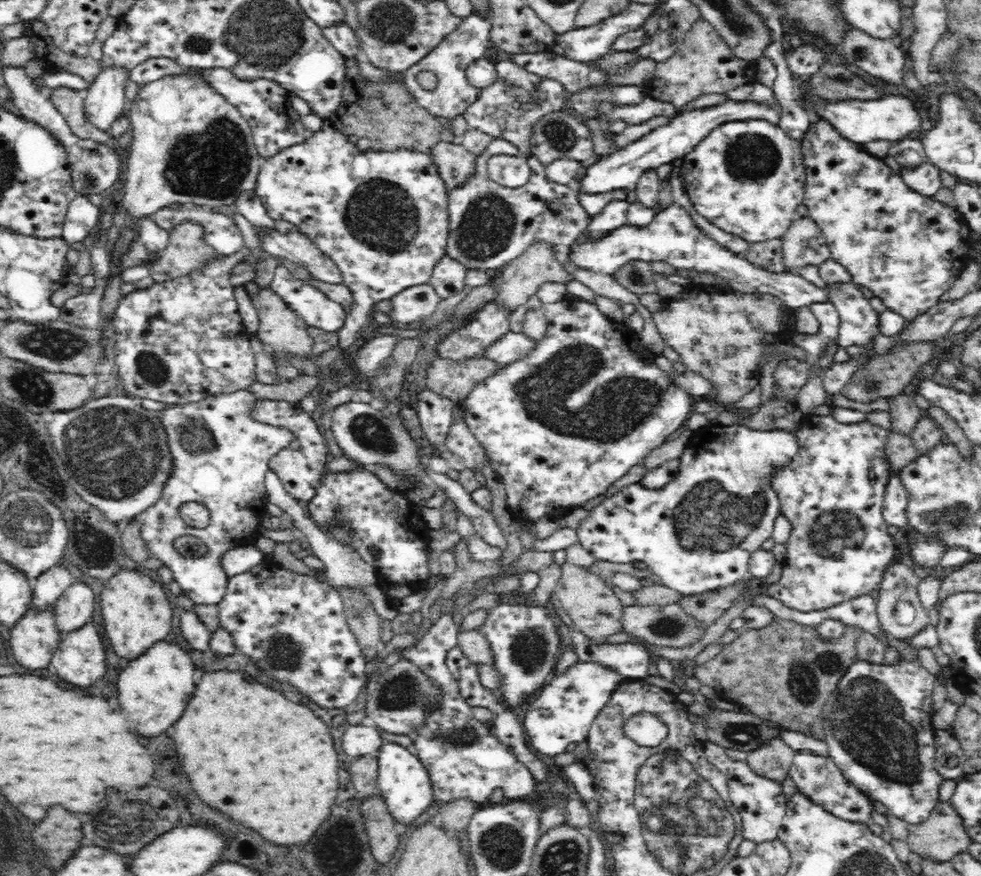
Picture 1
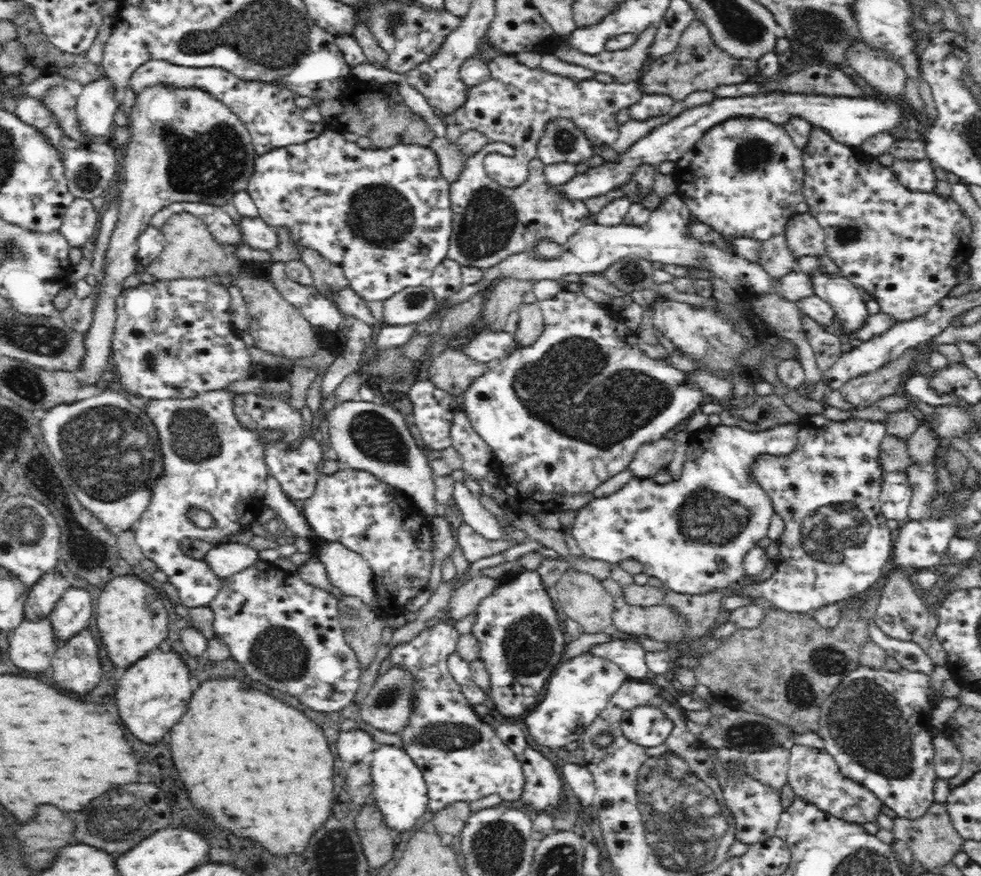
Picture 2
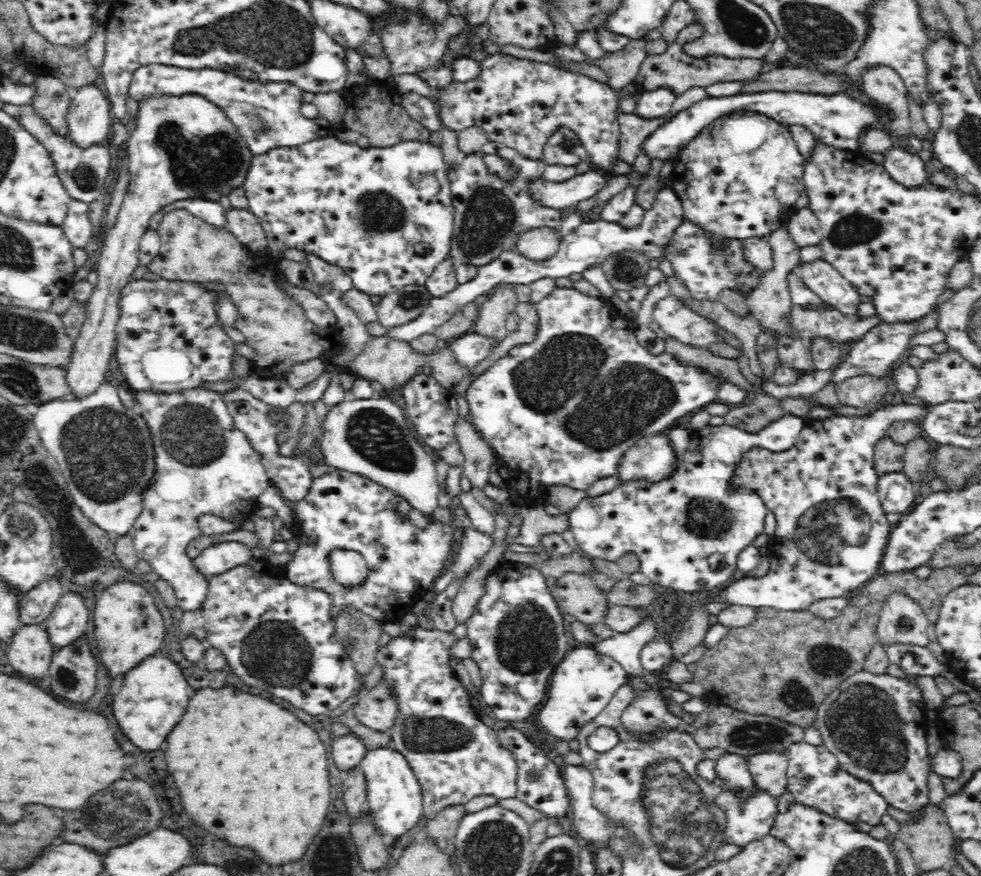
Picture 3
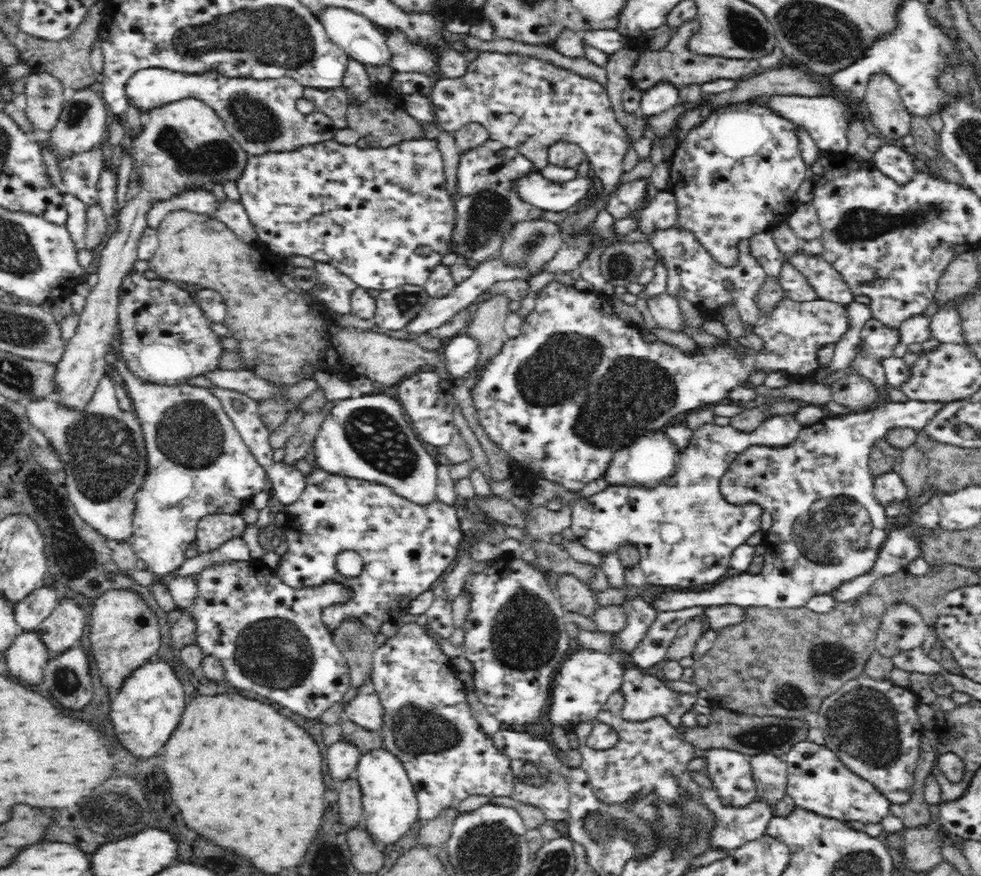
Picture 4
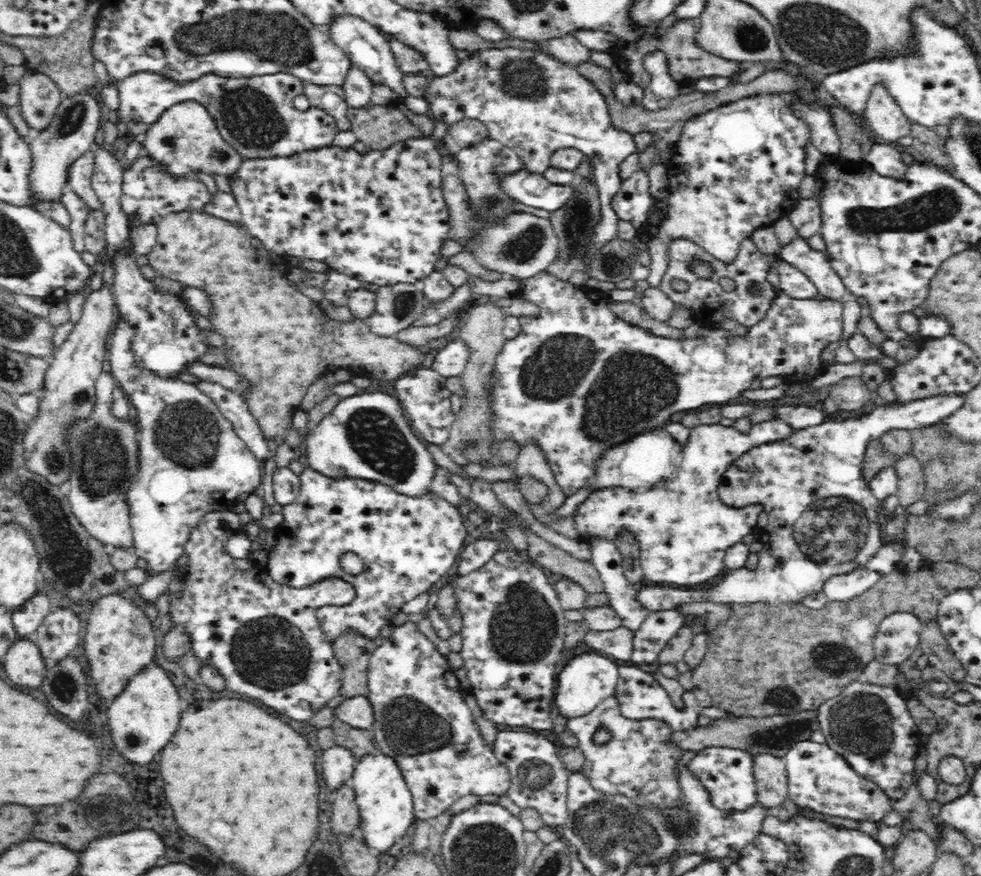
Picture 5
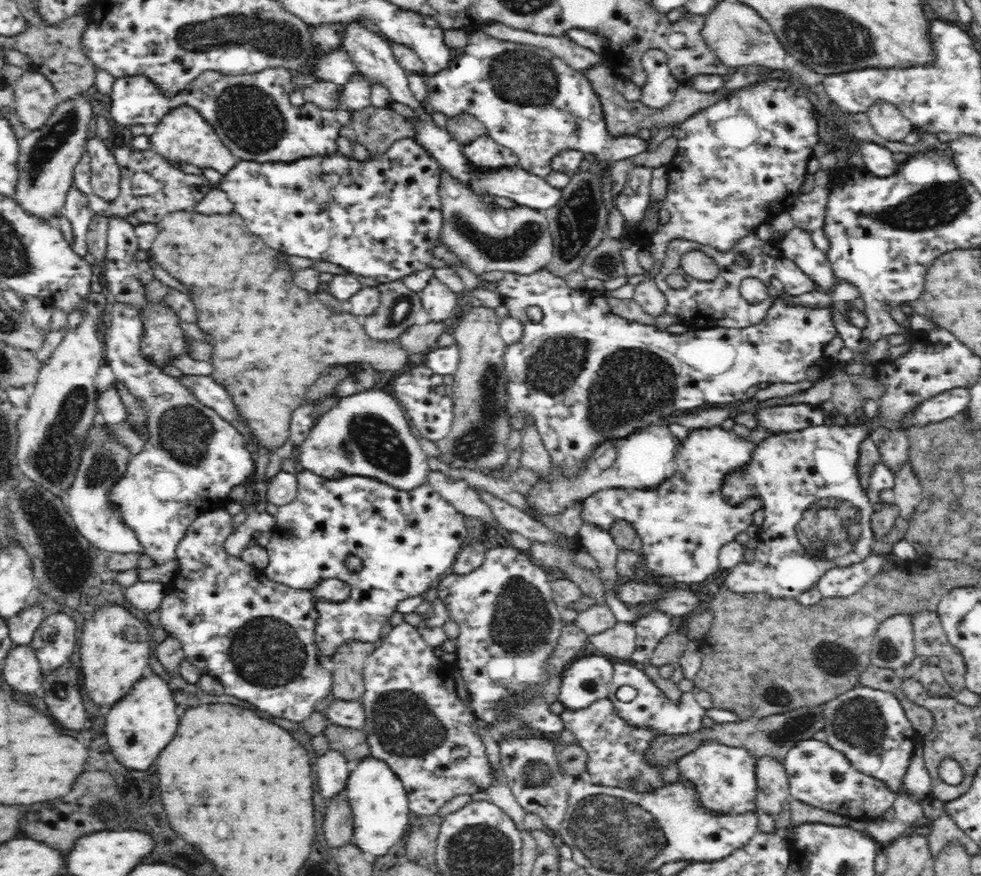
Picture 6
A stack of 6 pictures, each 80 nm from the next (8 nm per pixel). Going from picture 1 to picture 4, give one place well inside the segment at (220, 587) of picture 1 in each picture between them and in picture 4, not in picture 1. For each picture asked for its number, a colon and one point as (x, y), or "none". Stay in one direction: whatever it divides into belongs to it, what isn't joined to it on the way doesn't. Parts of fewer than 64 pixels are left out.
2: (213, 461)
3: (204, 464)
4: (198, 463)

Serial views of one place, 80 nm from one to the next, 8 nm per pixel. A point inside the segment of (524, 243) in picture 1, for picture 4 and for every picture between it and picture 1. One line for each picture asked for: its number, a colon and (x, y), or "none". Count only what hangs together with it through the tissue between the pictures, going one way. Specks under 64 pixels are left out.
2: (490, 223)
3: (489, 215)
4: (488, 206)

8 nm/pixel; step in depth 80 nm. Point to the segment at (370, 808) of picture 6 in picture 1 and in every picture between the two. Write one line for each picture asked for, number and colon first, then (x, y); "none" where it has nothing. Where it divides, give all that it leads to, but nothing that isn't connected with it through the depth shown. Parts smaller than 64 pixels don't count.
1: (403, 781)
2: (400, 789)
3: (395, 795)
4: (390, 801)
5: (387, 810)

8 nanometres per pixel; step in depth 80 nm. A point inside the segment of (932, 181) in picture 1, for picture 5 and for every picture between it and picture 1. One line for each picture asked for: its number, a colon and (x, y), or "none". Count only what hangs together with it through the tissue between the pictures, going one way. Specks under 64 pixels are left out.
2: (919, 175)
3: (906, 168)
4: (893, 161)
5: (886, 160)

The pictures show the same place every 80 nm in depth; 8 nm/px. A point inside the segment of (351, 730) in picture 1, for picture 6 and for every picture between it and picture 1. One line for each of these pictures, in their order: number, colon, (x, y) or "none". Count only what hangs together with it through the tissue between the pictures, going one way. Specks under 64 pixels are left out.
2: (352, 746)
3: (348, 751)
4: (343, 757)
5: (339, 762)
6: (333, 769)

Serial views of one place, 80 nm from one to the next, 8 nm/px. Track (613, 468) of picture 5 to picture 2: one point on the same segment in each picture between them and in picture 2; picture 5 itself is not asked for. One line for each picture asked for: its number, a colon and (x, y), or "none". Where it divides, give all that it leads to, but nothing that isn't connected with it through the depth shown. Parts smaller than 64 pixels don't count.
2: (654, 457)
3: (653, 458)
4: (651, 460)

